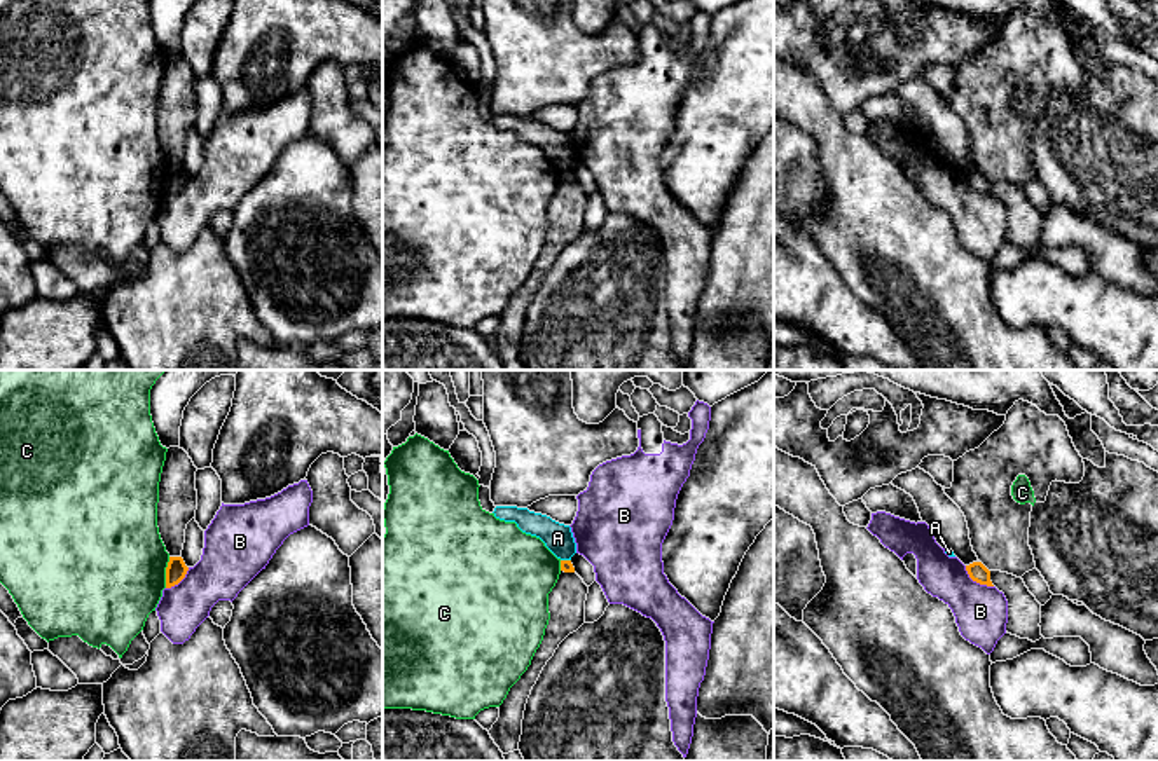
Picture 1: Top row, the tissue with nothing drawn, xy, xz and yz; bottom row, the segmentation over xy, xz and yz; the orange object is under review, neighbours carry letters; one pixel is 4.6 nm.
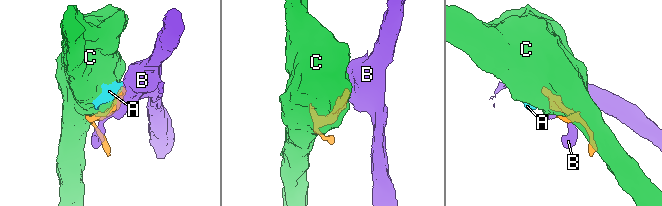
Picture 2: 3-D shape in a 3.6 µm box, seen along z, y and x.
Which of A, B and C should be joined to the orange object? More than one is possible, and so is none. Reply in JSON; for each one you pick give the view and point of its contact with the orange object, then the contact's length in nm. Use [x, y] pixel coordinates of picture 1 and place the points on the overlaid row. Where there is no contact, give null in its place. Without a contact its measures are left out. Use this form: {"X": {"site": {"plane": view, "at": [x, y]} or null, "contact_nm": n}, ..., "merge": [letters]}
{"merge": []}

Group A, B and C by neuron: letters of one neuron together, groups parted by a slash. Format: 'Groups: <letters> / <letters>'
Groups: A / B / C

